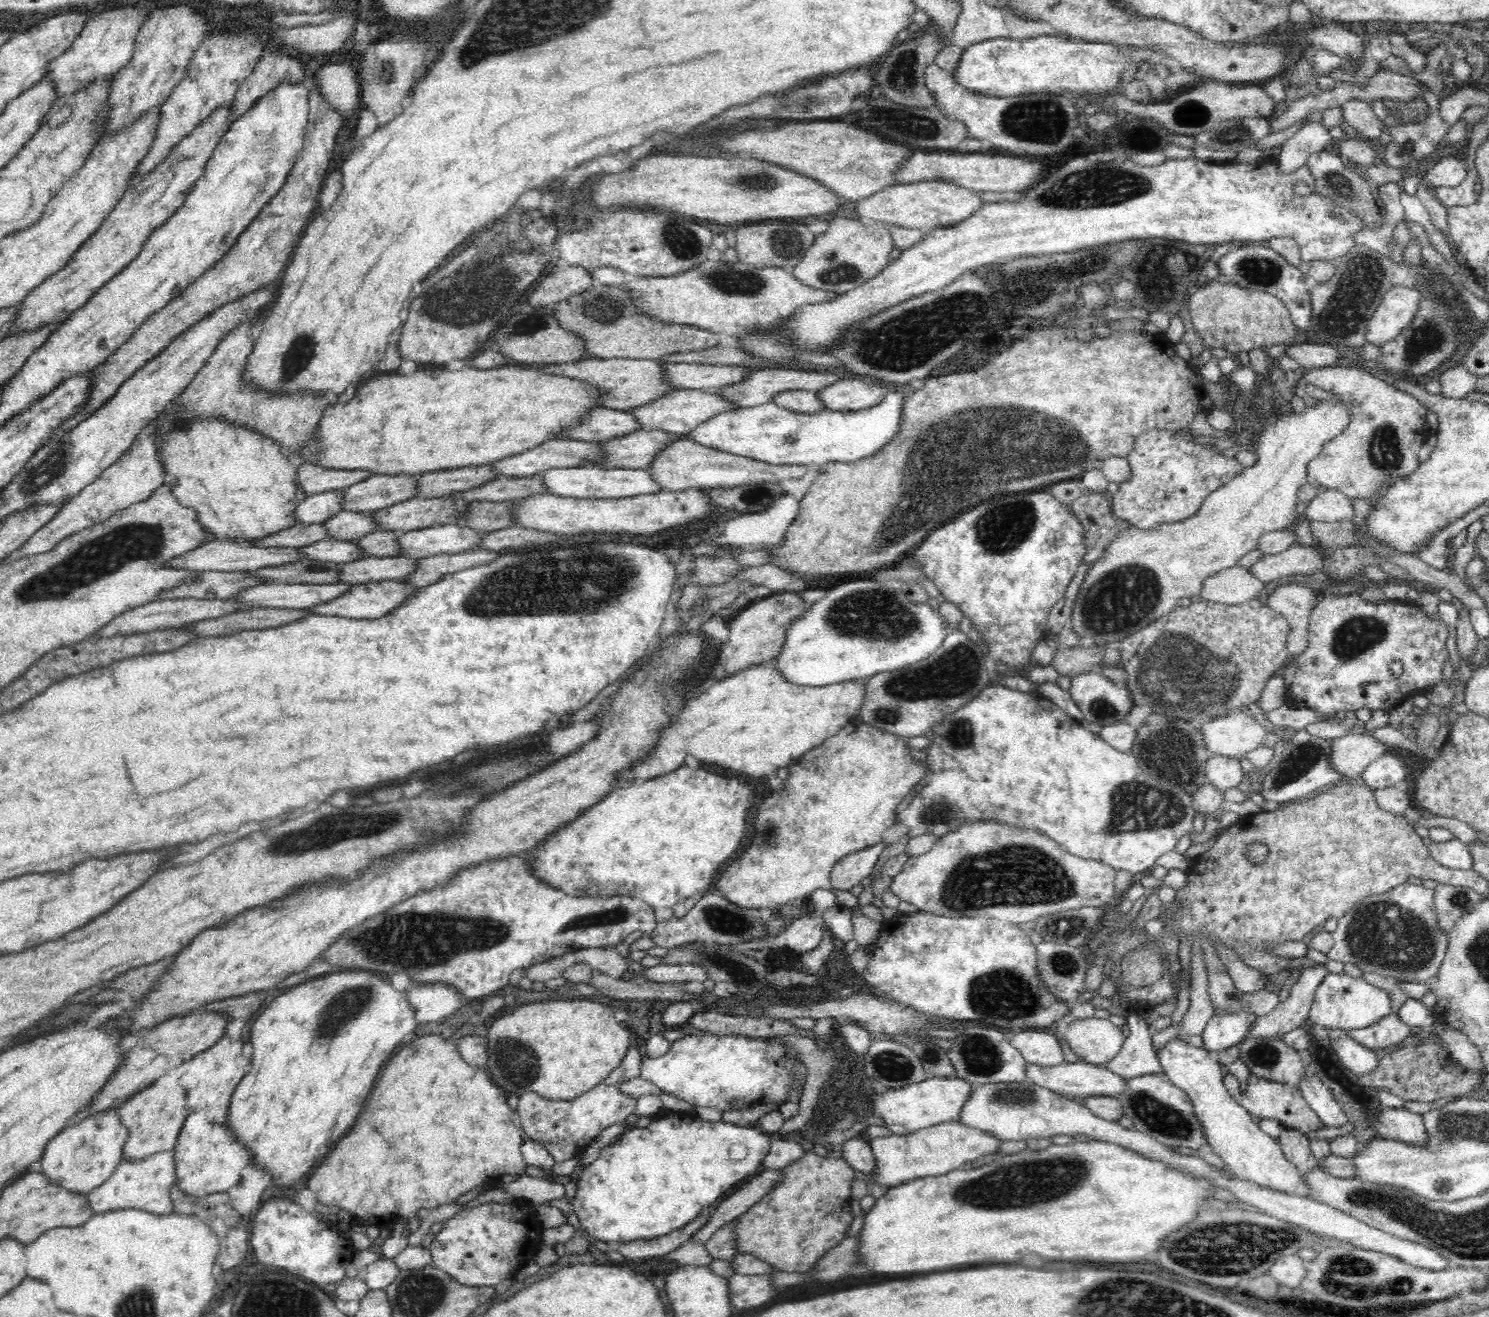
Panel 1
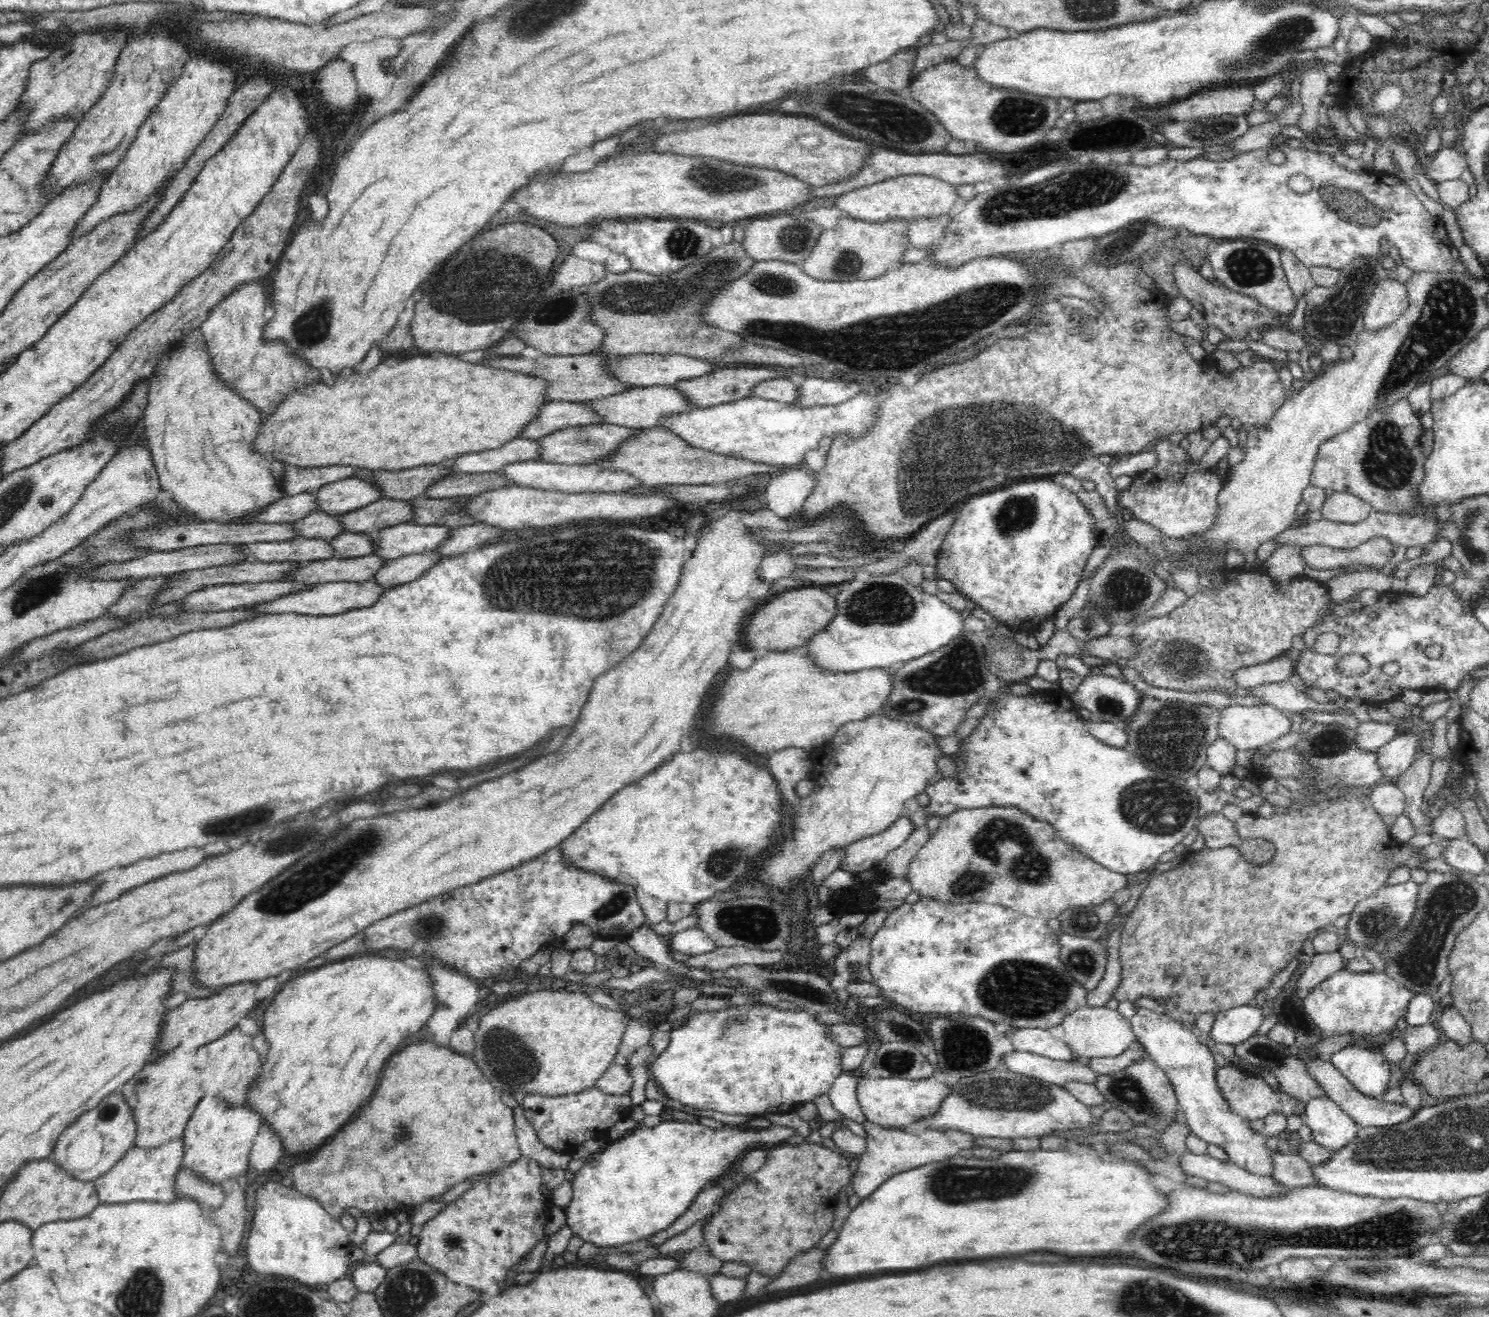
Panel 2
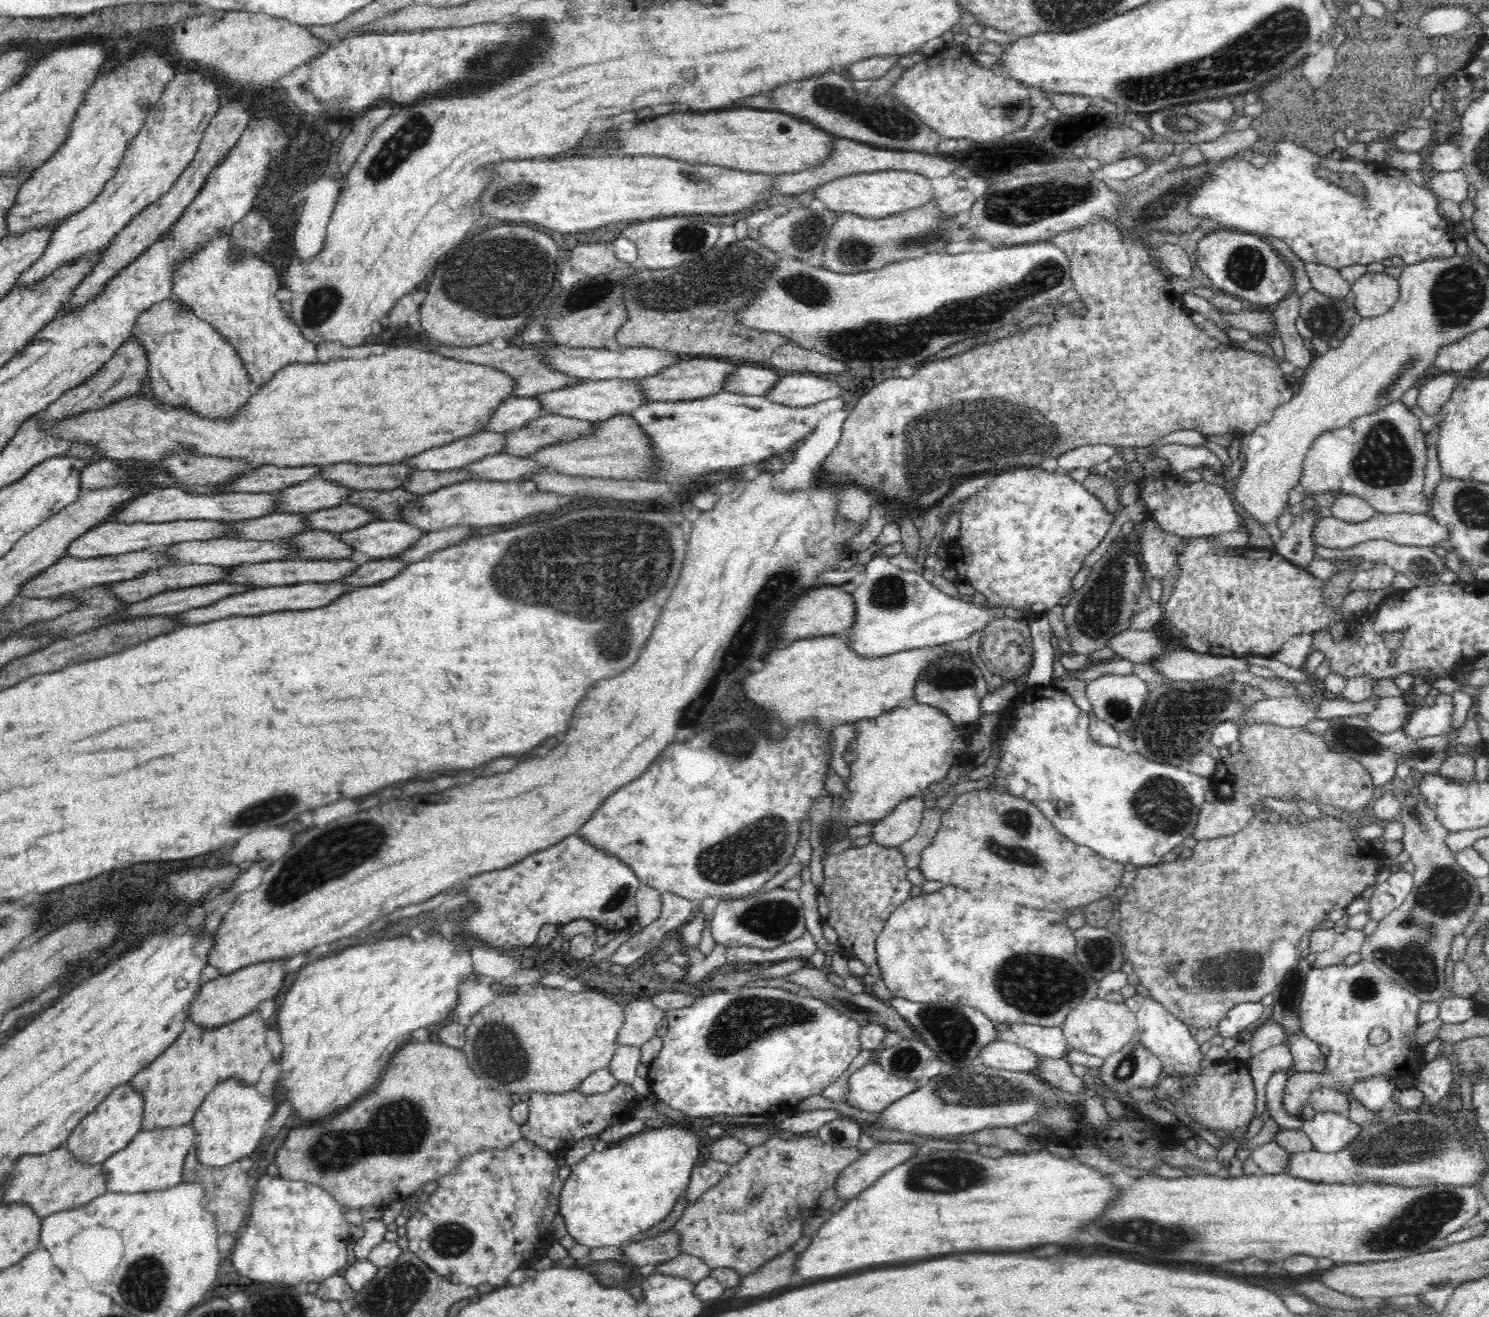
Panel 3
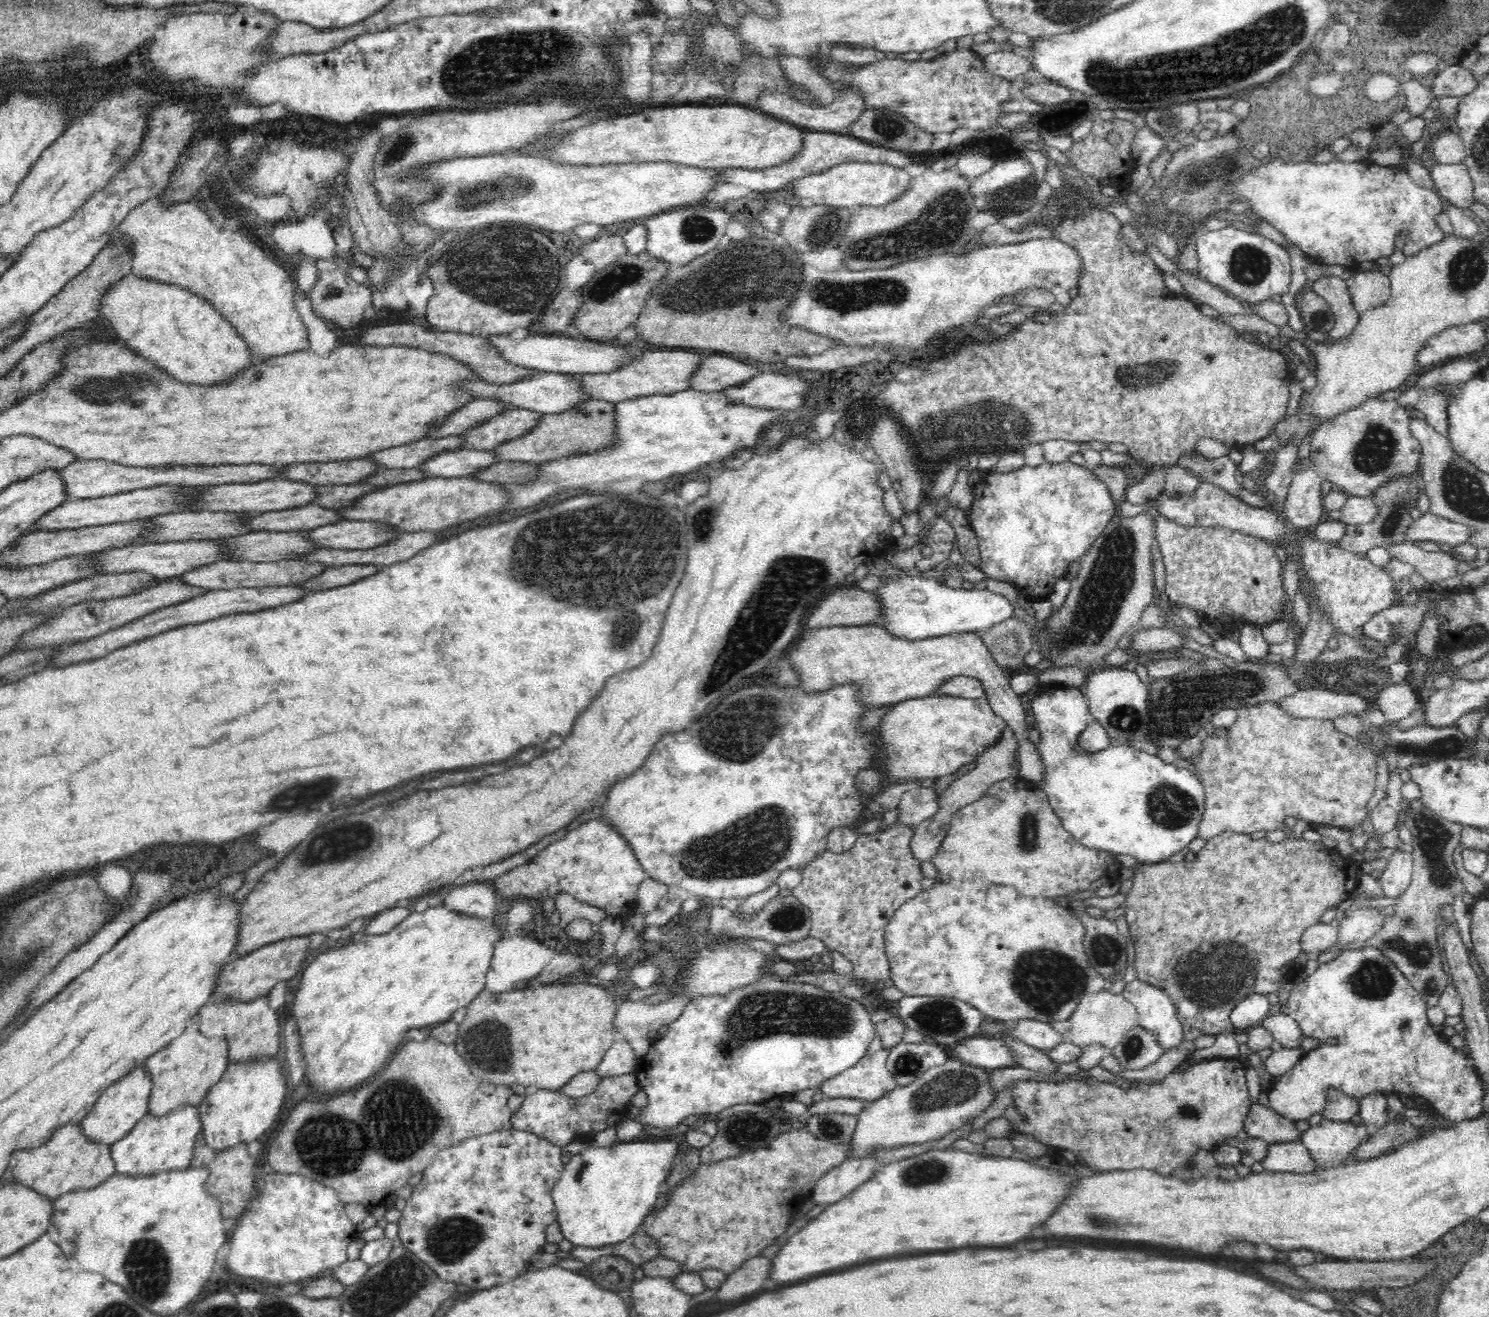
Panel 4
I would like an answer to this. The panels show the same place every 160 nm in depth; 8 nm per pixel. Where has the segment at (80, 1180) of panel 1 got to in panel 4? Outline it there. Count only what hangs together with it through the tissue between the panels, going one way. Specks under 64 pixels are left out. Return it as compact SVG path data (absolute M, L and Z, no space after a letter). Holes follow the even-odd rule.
M140 1065L118 1082L111 1084L95 1102L92 1110L80 1121L81 1134L88 1142L112 1146L123 1139L148 1114L148 1100L152 1090L152 1079L145 1074L146 1068Z

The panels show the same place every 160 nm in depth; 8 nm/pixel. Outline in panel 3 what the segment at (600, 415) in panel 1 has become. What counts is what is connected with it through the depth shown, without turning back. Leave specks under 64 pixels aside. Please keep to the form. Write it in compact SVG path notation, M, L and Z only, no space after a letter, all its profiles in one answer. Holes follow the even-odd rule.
M510 397L503 400L483 426L483 432L505 432L526 426L530 420L550 415L534 397Z

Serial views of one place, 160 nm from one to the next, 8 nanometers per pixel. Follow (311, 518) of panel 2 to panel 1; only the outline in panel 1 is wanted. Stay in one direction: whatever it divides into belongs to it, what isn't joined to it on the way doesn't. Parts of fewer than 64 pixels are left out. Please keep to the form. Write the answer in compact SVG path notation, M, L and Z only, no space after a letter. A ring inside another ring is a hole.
M352 511L338 512L323 522L327 536L338 540L355 541L378 530L373 514Z

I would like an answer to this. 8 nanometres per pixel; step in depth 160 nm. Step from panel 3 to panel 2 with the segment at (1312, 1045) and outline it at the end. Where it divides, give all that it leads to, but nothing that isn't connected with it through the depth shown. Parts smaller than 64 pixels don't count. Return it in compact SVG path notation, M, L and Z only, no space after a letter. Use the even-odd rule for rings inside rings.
M1316 1057L1305 1062L1306 1072L1315 1078L1324 1089L1327 1096L1339 1105L1344 1112L1351 1116L1361 1127L1392 1127L1412 1119L1416 1110L1410 1109L1406 1104L1386 1102L1382 1096L1366 1096L1356 1090L1354 1085L1340 1072L1331 1061Z

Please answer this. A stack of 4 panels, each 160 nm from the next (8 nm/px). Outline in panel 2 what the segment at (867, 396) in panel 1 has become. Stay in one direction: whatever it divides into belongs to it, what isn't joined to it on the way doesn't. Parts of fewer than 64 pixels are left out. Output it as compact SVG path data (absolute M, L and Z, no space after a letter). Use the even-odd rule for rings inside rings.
M808 376L799 388L800 407L840 404L860 393L860 386L856 382L842 382L824 377Z

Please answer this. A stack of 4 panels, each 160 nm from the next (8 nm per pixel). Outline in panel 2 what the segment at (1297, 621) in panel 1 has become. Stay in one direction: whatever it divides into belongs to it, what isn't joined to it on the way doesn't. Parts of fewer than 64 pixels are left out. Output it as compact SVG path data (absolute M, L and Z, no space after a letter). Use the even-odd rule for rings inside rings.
M1280 545L1271 554L1271 556L1262 562L1264 571L1278 583L1289 583L1289 580L1304 576L1305 564L1299 558L1300 545ZM1288 651L1265 663L1238 668L1231 677L1245 692L1266 683L1282 682L1288 679L1294 673L1295 664L1296 662L1290 660Z

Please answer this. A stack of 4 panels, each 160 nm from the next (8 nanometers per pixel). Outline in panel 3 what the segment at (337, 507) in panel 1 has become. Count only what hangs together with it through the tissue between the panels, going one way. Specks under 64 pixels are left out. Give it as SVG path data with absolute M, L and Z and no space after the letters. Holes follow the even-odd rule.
M178 486L153 488L152 492L130 500L127 506L116 513L115 521L120 524L134 522L159 523L175 520L215 520L239 521L249 518L260 518L265 514L278 513L278 503L272 493L230 492L230 494L196 495L188 494Z

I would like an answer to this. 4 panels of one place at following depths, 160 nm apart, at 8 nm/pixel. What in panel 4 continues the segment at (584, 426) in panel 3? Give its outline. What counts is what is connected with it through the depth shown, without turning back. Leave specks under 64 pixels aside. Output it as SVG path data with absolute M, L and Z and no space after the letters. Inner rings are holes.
M513 407L466 429L459 436L468 449L492 450L497 444L526 434L541 416L542 413Z

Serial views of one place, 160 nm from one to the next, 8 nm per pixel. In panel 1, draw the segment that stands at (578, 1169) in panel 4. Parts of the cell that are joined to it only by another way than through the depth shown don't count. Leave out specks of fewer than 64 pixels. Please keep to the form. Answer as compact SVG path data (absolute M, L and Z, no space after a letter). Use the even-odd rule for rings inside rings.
M665 1110L658 1113L650 1124L645 1128L638 1128L633 1126L632 1128L627 1128L624 1133L622 1133L617 1139L606 1146L604 1150L600 1153L600 1156L594 1160L593 1163L587 1164L580 1176L578 1176L578 1186L576 1196L574 1196L573 1210L576 1217L579 1218L580 1226L587 1232L588 1235L593 1236L598 1240L600 1245L603 1243L609 1243L611 1245L616 1245L624 1242L630 1242L635 1240L644 1240L644 1238L654 1238L657 1236L662 1236L665 1234L670 1234L670 1232L686 1226L690 1220L694 1220L696 1216L702 1215L702 1210L704 1206L712 1206L712 1204L718 1204L720 1198L724 1194L728 1194L730 1190L734 1190L738 1184L742 1184L744 1180L752 1180L754 1175L758 1174L760 1170L760 1164L762 1160L765 1160L768 1151L770 1150L771 1136L769 1133L764 1133L759 1130L755 1125L750 1126L739 1126L734 1123L726 1123L724 1121L703 1121L699 1117L684 1112L676 1112L671 1110ZM734 1146L736 1148L742 1148L744 1158L738 1158L734 1156Z

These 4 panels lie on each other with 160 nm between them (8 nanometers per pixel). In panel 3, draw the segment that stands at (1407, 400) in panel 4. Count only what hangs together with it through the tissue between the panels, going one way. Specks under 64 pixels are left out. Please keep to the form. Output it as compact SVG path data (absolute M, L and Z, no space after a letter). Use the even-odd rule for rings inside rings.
M1437 373L1419 388L1418 408L1422 408L1429 416L1434 416L1436 412L1440 412L1440 408L1451 397L1461 380L1457 374Z

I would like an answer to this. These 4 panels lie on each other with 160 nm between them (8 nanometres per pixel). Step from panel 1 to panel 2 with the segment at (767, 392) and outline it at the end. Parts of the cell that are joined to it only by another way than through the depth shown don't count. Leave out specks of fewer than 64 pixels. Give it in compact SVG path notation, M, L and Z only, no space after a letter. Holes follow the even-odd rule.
M771 366L749 368L718 368L714 375L702 379L678 382L674 385L686 393L696 408L708 408L722 403L734 403L752 398L752 390L772 379L788 379L788 372L776 371Z

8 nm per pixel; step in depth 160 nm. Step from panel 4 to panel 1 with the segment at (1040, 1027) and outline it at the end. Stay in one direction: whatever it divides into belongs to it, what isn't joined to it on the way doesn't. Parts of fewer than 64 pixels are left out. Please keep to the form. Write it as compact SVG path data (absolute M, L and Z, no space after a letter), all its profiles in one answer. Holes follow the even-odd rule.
M1017 1030L1009 1041L1022 1053L1026 1062L1033 1066L1055 1067L1064 1062L1058 1034L1050 1034L1045 1030Z

